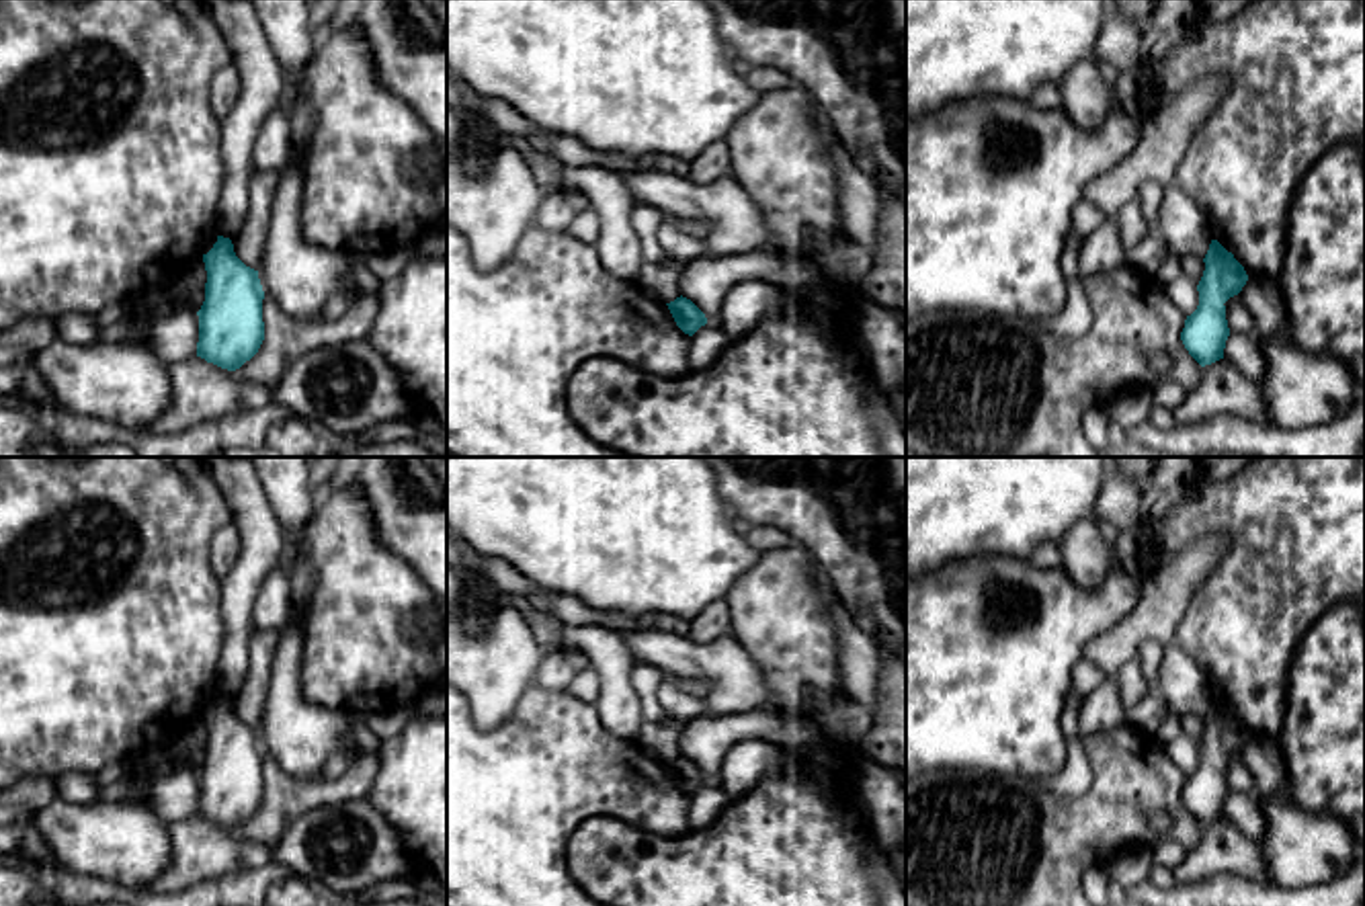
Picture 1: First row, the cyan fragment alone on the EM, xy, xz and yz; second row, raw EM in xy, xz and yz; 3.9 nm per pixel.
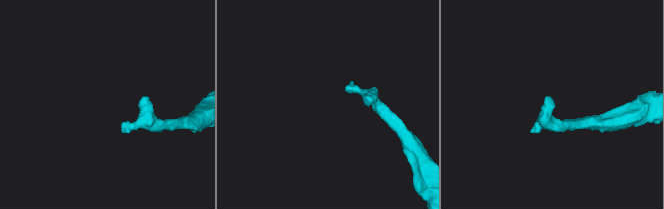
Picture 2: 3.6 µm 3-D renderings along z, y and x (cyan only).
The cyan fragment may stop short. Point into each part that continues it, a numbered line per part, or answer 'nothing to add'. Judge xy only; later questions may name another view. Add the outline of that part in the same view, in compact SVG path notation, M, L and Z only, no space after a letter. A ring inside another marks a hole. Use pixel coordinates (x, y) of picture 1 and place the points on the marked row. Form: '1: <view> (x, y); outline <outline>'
nothing to add

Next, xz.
nothing to add

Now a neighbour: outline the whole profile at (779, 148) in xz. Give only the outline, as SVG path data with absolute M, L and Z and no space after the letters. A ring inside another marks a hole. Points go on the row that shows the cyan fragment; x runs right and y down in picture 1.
M777 88L760 94L758 102L730 129L730 174L752 197L769 225L769 240L756 250L785 260L810 260L810 248L801 242L803 225L820 240L846 236L838 203L838 184L828 158L836 139L832 123L803 88Z

